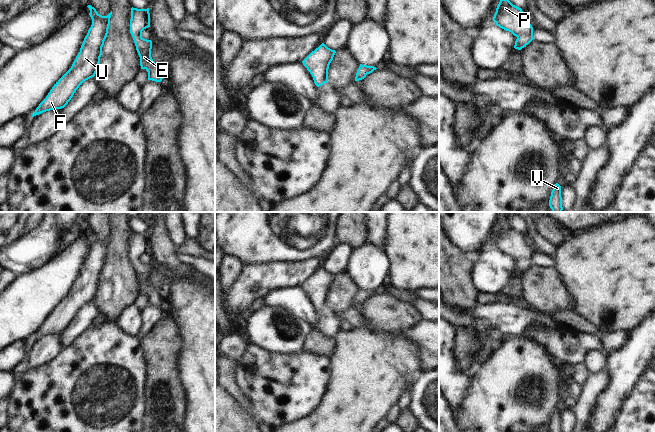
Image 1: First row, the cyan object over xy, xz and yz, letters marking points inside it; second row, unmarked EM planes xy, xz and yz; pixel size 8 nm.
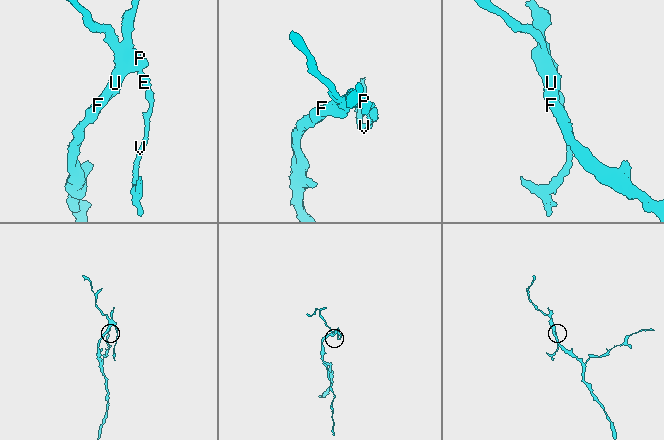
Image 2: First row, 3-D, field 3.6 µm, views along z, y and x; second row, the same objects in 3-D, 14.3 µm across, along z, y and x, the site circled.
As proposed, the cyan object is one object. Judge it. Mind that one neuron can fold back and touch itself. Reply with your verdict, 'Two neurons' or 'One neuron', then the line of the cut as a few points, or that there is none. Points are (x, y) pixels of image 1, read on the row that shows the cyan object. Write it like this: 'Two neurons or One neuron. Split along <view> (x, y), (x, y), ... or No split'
One neuron. No split.

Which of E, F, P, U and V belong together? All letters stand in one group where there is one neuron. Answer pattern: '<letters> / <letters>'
E F P U V

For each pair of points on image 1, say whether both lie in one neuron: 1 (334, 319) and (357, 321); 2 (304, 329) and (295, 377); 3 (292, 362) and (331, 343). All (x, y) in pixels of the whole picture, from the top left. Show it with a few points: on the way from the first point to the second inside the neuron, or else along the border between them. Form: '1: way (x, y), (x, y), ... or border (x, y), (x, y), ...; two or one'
1: way (340, 317), (351, 317); one
2: border (303, 350), (297, 353), (276, 352); two
3: border (304, 350), (322, 353), (330, 357); two

